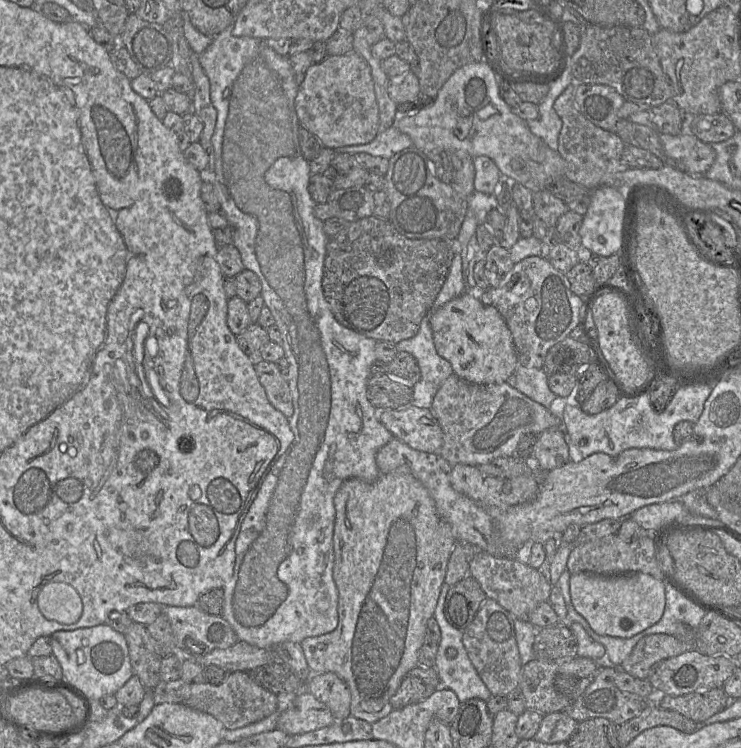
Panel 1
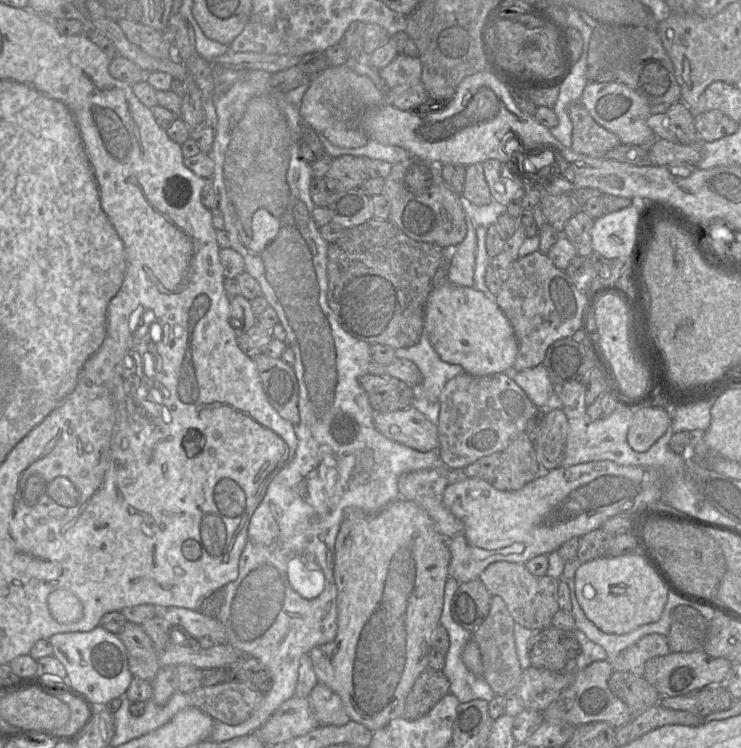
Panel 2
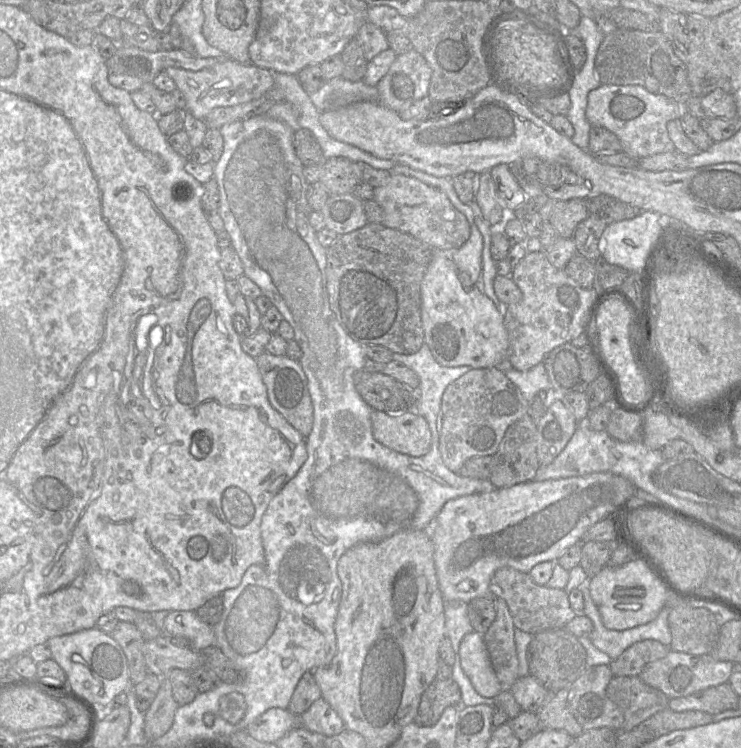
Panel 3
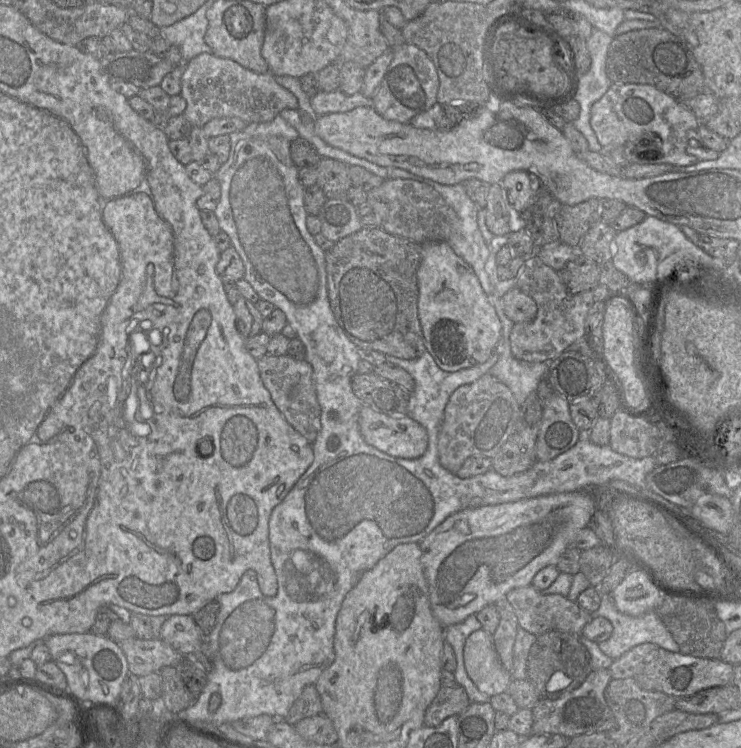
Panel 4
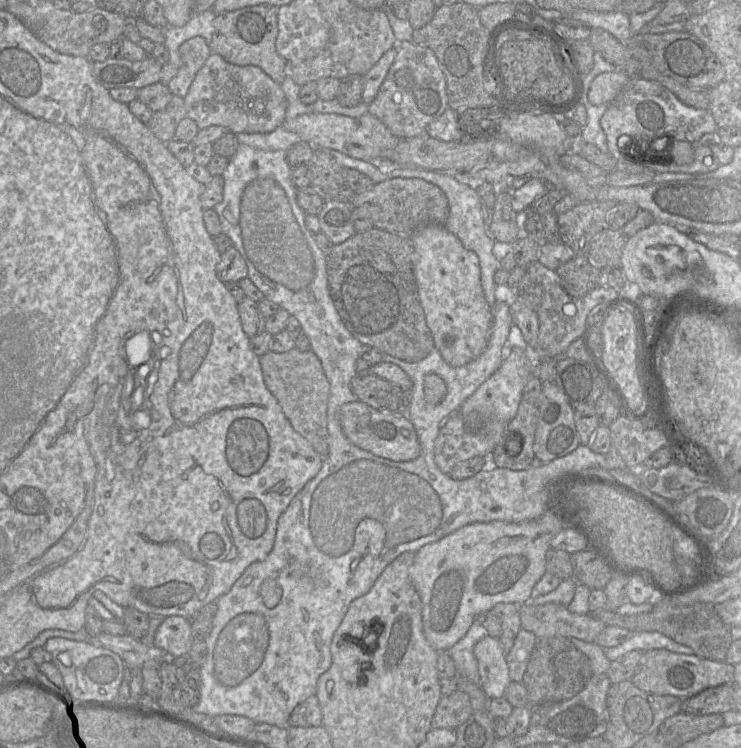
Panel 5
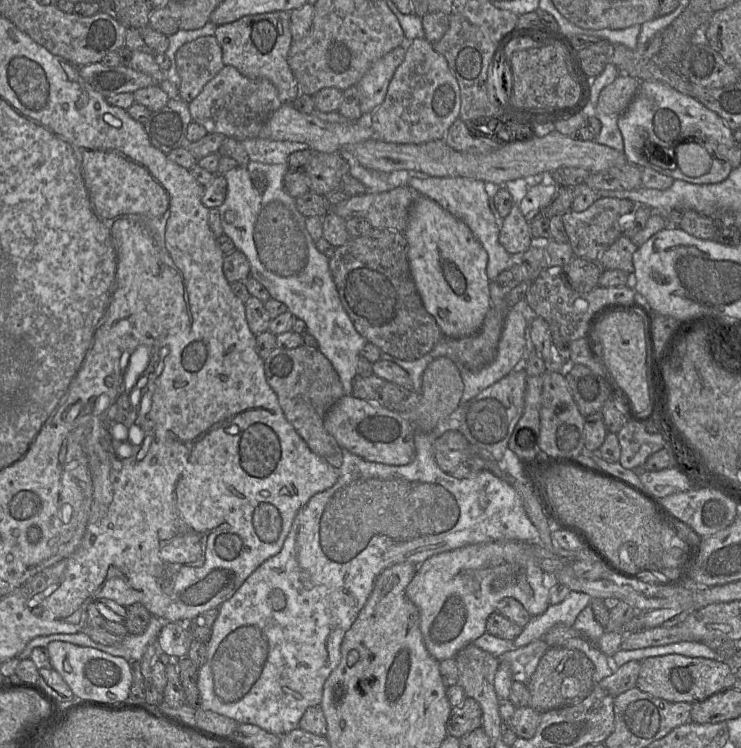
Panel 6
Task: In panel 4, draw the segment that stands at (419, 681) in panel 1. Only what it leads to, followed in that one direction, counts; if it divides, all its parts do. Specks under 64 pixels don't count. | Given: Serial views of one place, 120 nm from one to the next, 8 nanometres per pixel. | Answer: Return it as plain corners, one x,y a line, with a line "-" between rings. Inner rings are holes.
441,686
425,711
424,726
436,727
447,717
460,715
471,703
462,686

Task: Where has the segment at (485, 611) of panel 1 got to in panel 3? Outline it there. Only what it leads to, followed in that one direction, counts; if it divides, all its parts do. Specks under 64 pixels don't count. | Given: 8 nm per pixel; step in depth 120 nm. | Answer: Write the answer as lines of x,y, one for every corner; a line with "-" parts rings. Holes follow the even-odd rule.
497,597
494,601
496,616
483,638
501,689
510,690
518,678
515,626
506,601

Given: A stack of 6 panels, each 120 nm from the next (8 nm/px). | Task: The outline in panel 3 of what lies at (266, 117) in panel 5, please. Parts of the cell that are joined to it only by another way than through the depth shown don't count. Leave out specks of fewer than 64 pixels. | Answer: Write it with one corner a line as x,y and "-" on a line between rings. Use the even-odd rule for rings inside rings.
225,59
216,65
200,71
169,67
163,72
173,79
186,100
186,112
195,118
205,120
208,114
219,107
236,106
262,97
275,86
274,74
251,63
241,64

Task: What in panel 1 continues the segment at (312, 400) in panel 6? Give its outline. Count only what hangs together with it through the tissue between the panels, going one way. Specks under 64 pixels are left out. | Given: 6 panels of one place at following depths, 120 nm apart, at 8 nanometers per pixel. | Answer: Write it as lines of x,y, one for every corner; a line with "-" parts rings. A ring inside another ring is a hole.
259,361
255,365
256,375
263,386
269,402
287,419
293,415
293,403
289,384
273,362

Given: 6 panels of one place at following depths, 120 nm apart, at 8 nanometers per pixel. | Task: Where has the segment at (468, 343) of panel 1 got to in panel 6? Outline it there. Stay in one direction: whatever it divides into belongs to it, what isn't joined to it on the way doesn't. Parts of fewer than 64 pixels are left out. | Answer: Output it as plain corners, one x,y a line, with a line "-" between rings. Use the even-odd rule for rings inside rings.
417,195
416,201
410,208
407,224
403,233
408,242
408,260
410,263
410,271
413,280
421,296
426,311
435,319
436,323
438,324
439,328
442,331
442,334
450,339
458,339
458,338
471,336
476,332
478,332
485,320
488,311
491,308
490,280
488,279
487,271
486,271
488,264
488,253
480,244
480,242
474,237
469,227
463,221
457,219
448,211
446,211
444,208
442,208
434,200
424,195

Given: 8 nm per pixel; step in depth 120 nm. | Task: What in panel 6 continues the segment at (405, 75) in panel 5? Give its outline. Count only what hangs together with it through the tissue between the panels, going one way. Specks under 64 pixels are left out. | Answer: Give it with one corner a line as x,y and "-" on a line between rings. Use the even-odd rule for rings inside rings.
425,38
406,41
403,62
396,69
383,102
371,113
374,138
390,143
422,144
442,140
459,118
460,88
447,60

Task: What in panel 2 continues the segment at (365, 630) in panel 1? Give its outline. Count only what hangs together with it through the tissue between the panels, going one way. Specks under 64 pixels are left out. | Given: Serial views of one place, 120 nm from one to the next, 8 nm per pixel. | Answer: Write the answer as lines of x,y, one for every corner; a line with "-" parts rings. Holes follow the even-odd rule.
399,498
378,513
362,510
348,510
341,522
335,543
334,579
337,586
337,634
333,641
313,647
309,656
318,682
332,689
342,700
344,709
350,720
366,726
374,732
386,726
391,720
401,717
405,700
417,677
428,667
429,651
432,647
432,634
440,624
443,609
444,588
449,577
451,553
447,539
436,529
427,513
415,503

